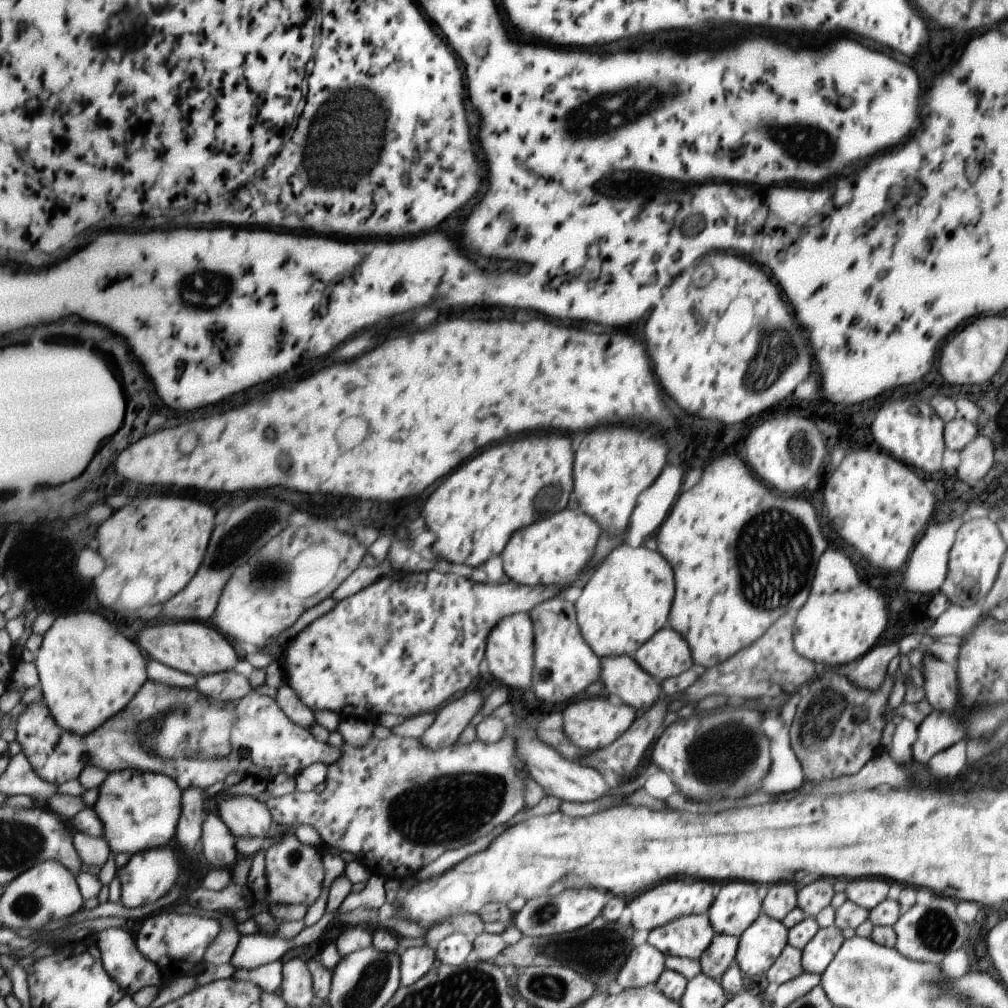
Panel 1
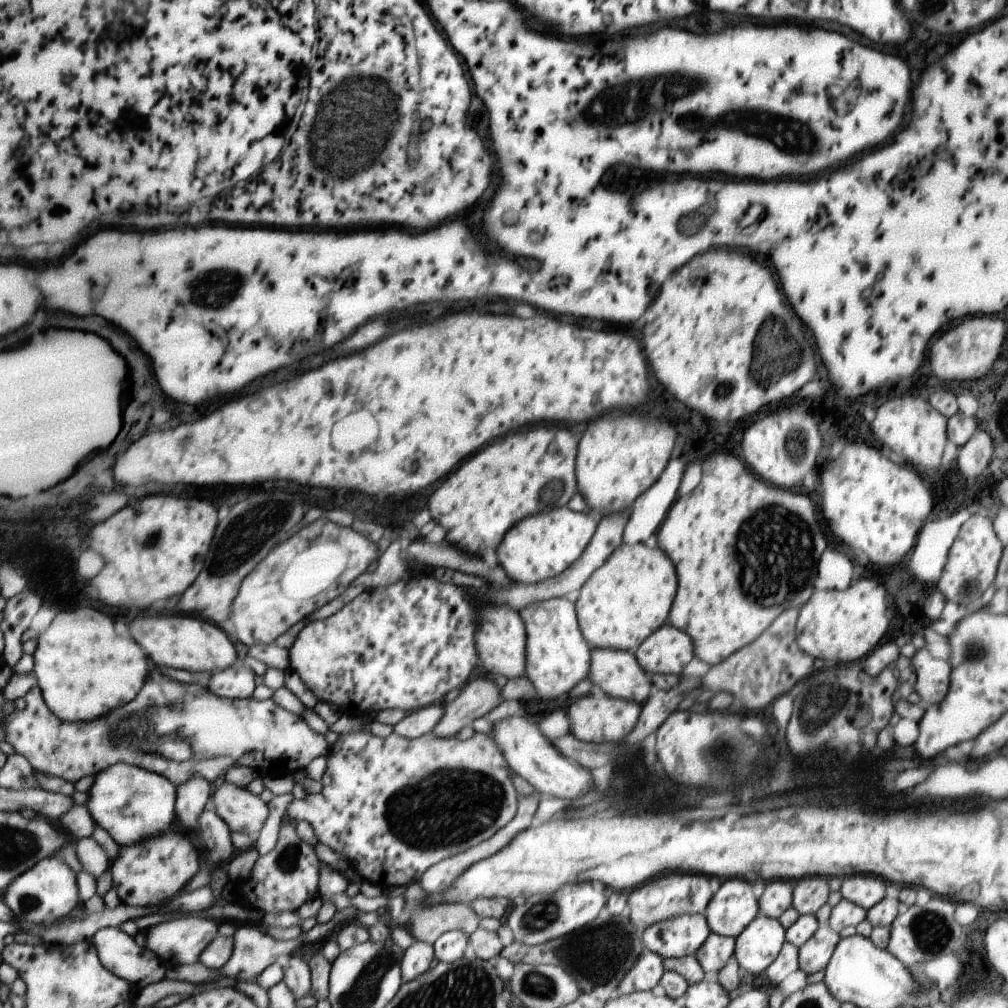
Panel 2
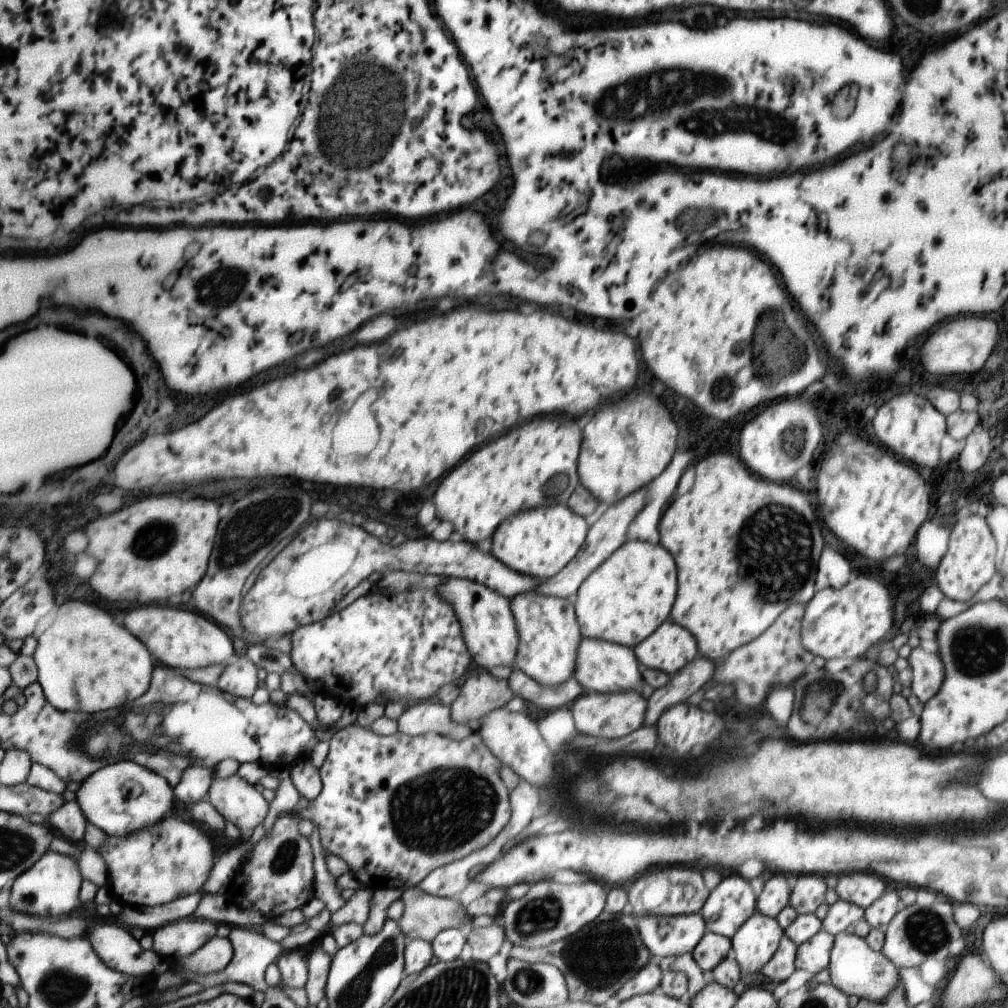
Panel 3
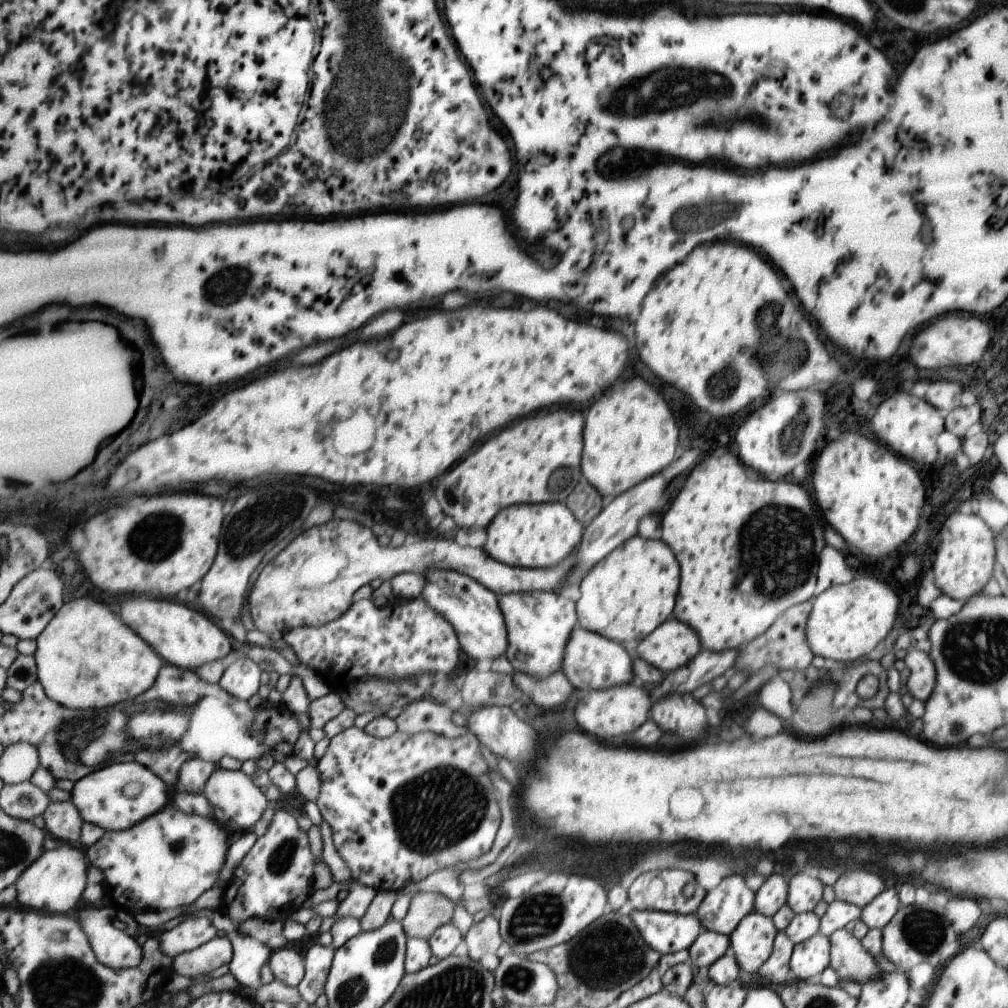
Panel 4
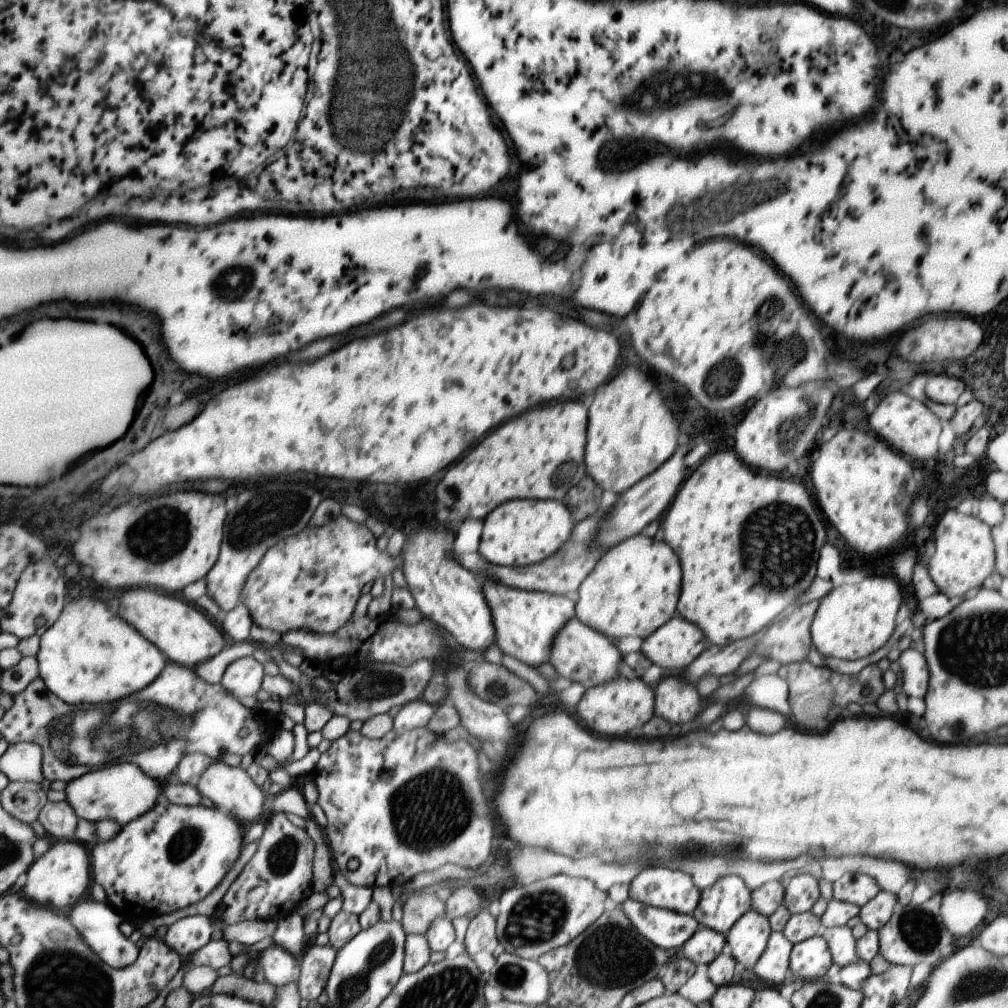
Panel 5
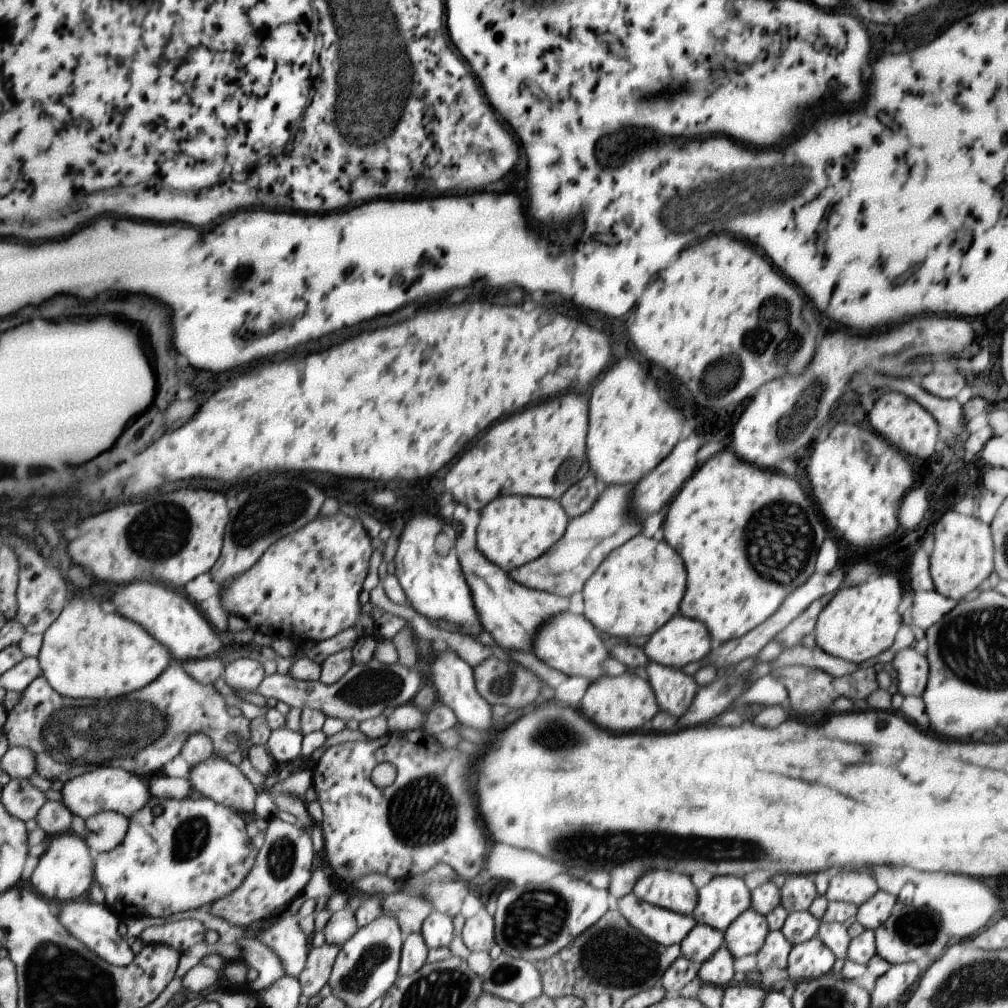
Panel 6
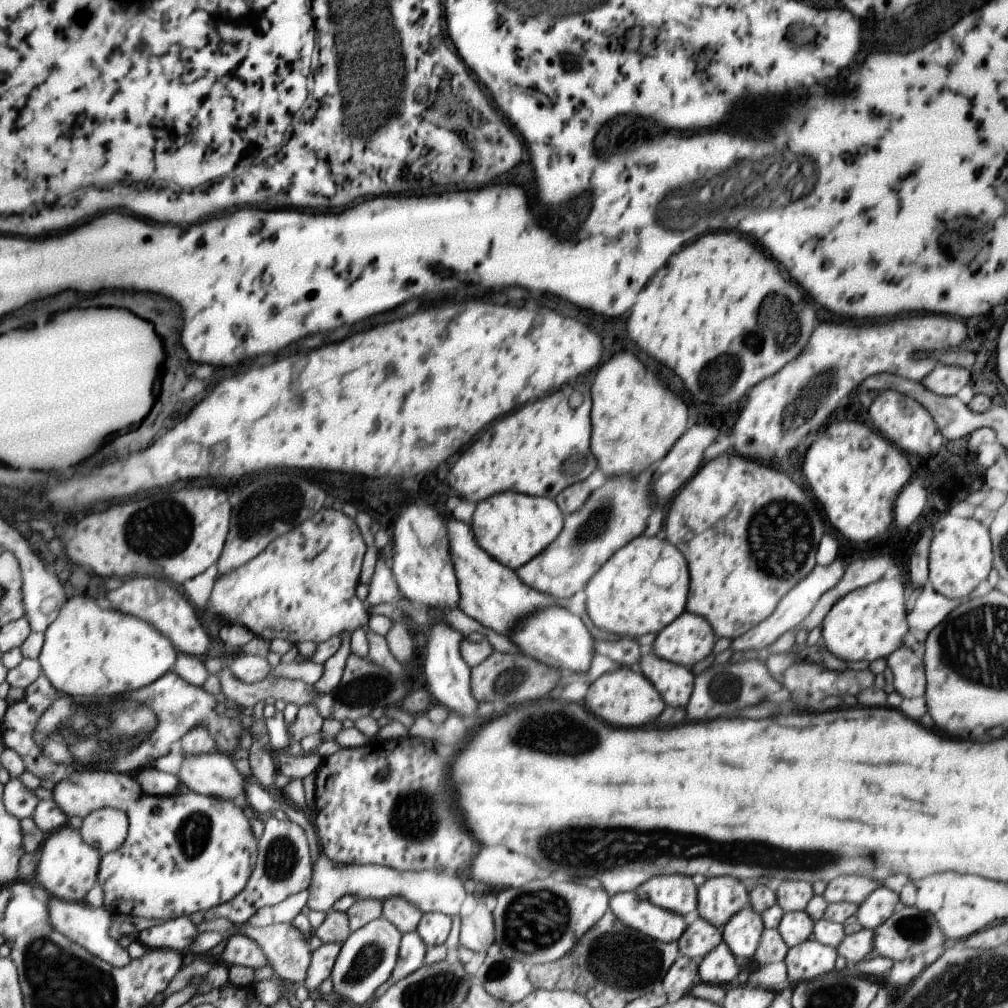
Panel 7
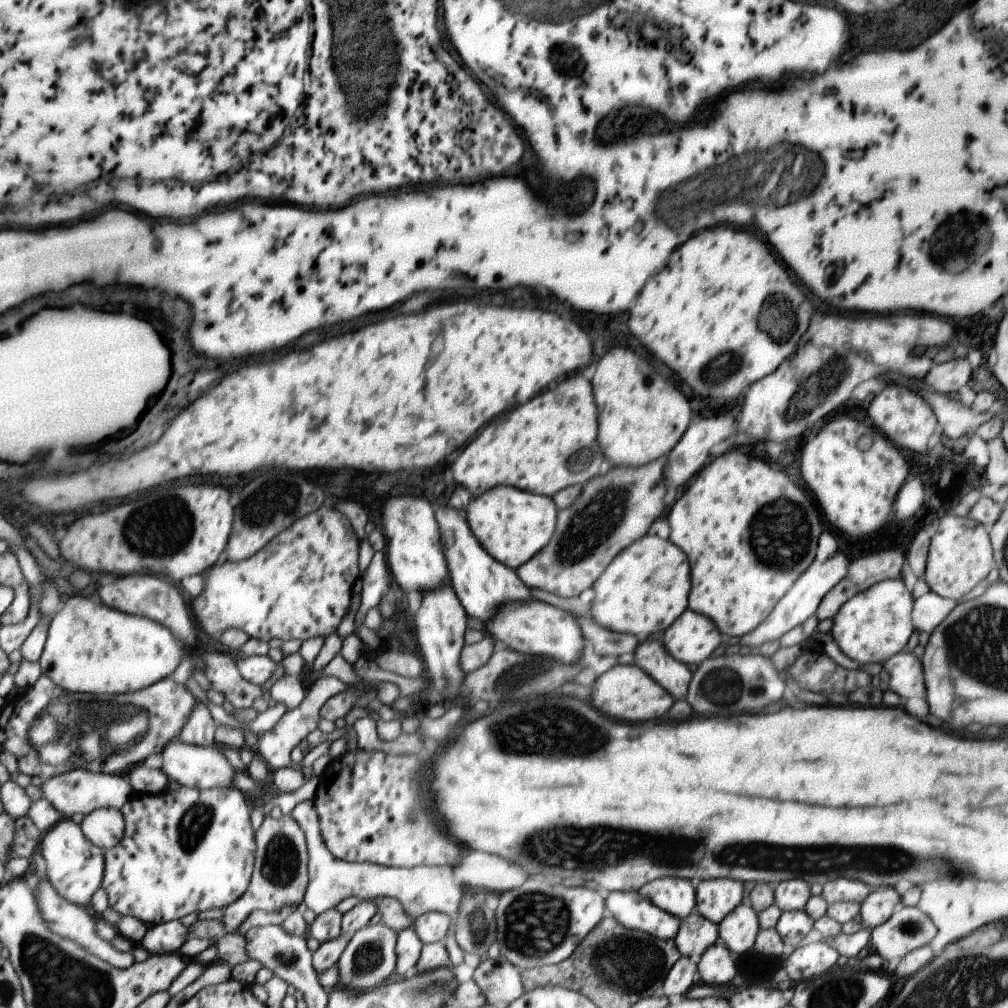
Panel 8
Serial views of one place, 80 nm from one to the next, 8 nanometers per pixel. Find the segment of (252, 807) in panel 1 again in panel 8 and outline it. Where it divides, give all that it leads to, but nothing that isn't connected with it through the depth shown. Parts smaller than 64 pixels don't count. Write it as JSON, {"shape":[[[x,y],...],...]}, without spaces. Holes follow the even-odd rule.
{"shape":[[[180,738],[173,739],[165,745],[161,755],[165,760],[163,772],[180,785],[195,787],[196,789],[235,787],[233,785],[233,774],[237,773],[237,770],[221,752],[218,745],[206,747],[186,743]]]}

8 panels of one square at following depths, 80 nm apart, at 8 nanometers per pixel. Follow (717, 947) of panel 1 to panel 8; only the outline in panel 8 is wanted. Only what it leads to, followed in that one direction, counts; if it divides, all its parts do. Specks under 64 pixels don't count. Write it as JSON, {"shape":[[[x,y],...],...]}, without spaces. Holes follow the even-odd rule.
{"shape":[[[693,912],[681,920],[673,940],[681,956],[702,956],[707,948],[719,940],[718,925]]]}

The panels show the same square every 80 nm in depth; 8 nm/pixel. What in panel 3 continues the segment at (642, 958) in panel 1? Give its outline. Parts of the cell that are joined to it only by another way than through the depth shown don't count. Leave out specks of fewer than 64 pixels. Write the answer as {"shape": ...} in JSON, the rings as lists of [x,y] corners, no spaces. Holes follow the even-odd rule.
{"shape":[[[650,956],[648,963],[615,993],[615,1000],[622,1003],[631,997],[651,993],[660,984],[662,972],[658,967],[659,959],[659,957]]]}

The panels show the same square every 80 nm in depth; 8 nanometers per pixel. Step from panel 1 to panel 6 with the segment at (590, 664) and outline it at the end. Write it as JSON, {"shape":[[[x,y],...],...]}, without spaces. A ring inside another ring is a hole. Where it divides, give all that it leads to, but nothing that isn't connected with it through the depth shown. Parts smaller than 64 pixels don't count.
{"shape":[[[476,548],[463,551],[458,556],[463,562],[463,574],[467,574],[467,586],[474,600],[474,609],[482,629],[487,631],[494,644],[503,650],[515,649],[529,651],[532,654],[532,640],[538,630],[554,614],[566,612],[568,597],[559,597],[545,591],[531,590],[515,582],[508,571],[484,558]]]}

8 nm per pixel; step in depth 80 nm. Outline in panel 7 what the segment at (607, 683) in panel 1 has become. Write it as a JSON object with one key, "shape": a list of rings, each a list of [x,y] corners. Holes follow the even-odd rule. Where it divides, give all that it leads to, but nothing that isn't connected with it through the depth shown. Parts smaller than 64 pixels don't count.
{"shape":[[[557,605],[535,612],[533,616],[523,618],[523,622],[515,625],[512,635],[508,638],[513,646],[528,657],[543,662],[544,665],[561,671],[587,672],[591,656],[595,654],[591,635],[581,622],[579,616],[566,608]]]}

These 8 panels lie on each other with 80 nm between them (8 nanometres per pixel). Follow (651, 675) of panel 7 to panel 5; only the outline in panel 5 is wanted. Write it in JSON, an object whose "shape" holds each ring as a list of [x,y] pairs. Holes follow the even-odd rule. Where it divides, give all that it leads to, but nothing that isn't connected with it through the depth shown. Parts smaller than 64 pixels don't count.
{"shape":[[[673,675],[661,677],[654,688],[654,716],[671,724],[687,724],[699,714],[695,684]]]}

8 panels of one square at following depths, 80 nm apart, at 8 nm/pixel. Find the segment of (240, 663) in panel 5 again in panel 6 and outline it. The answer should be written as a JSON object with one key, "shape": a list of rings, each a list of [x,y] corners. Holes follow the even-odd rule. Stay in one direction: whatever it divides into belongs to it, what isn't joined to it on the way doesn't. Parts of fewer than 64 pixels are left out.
{"shape":[[[239,658],[229,663],[225,671],[226,684],[235,690],[255,692],[265,678],[265,666],[255,658]]]}

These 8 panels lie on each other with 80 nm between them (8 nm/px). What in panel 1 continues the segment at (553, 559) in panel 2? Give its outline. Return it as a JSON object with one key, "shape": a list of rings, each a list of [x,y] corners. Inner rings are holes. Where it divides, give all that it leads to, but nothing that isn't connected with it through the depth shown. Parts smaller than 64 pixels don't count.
{"shape":[[[568,506],[550,517],[532,522],[511,538],[507,554],[501,554],[503,572],[510,581],[521,585],[561,585],[564,589],[593,560],[600,532],[594,519]]]}

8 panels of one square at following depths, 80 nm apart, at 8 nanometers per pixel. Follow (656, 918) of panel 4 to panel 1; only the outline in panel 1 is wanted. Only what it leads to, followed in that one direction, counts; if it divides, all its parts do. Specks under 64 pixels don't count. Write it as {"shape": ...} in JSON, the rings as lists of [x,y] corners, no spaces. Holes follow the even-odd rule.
{"shape":[[[706,913],[687,915],[648,932],[646,942],[664,957],[698,959],[710,946],[715,930]]]}

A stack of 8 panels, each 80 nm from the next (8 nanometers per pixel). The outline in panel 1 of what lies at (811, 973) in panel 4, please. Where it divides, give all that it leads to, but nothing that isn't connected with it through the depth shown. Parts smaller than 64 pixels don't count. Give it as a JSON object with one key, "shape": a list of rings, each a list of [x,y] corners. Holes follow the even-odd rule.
{"shape":[[[835,925],[818,927],[813,938],[800,950],[803,971],[820,975],[842,946],[843,939]]]}

